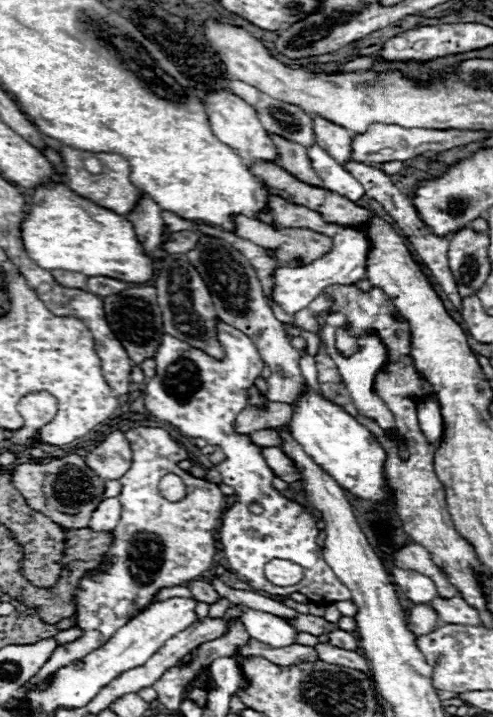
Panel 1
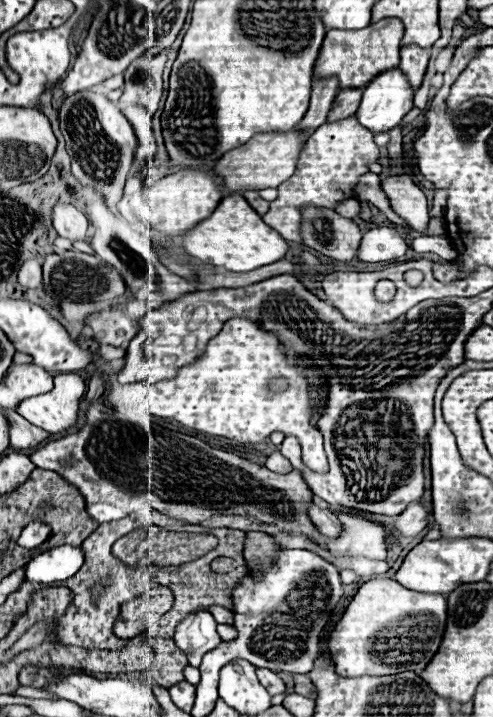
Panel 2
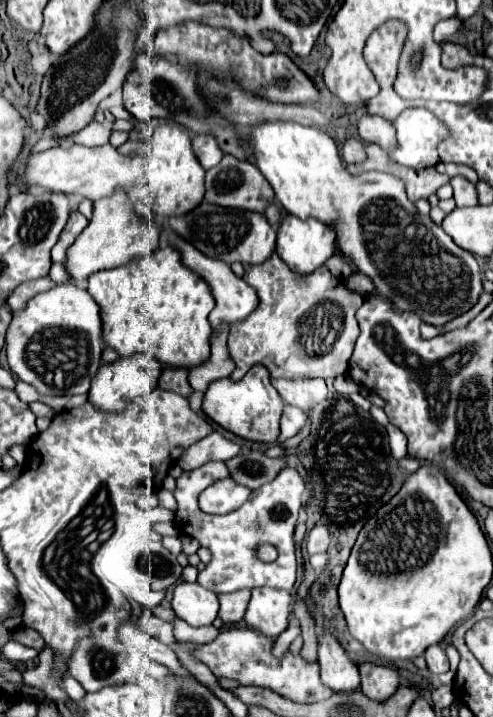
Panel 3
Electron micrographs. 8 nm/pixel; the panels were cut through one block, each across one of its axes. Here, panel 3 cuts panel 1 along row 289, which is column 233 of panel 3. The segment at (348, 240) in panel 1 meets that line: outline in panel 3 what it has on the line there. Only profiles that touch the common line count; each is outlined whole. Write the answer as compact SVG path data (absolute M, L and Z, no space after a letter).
M170 232L170 242L182 252L182 260L188 268L192 268L194 272L200 272L200 276L208 282L208 286L212 288L212 294L214 294L214 300L216 300L216 308L210 312L210 326L214 332L220 332L224 322L230 326L230 324L236 324L240 320L246 320L246 316L250 316L250 312L256 308L256 292L242 280L238 278L228 264L220 262L220 260L212 260L208 256L204 256L202 252L198 252L196 248L192 248L192 244L188 244L186 240L178 238L174 232Z

